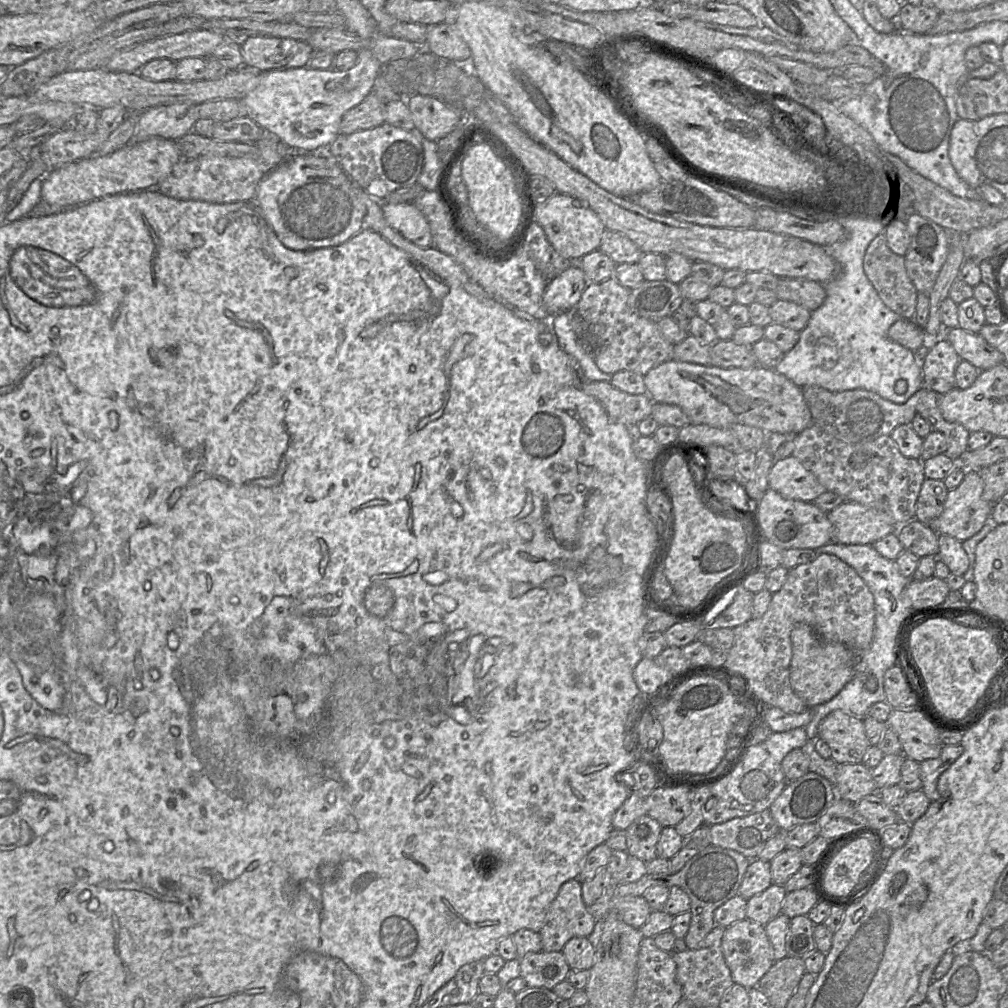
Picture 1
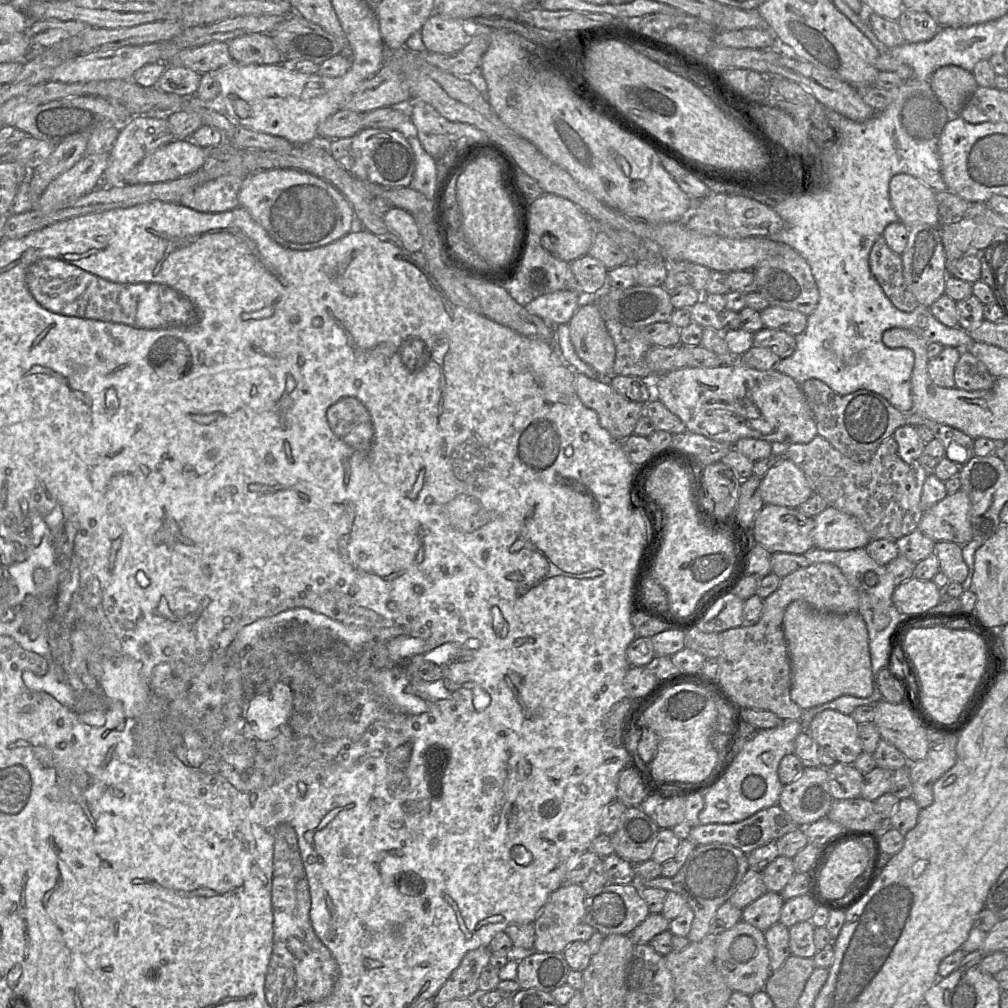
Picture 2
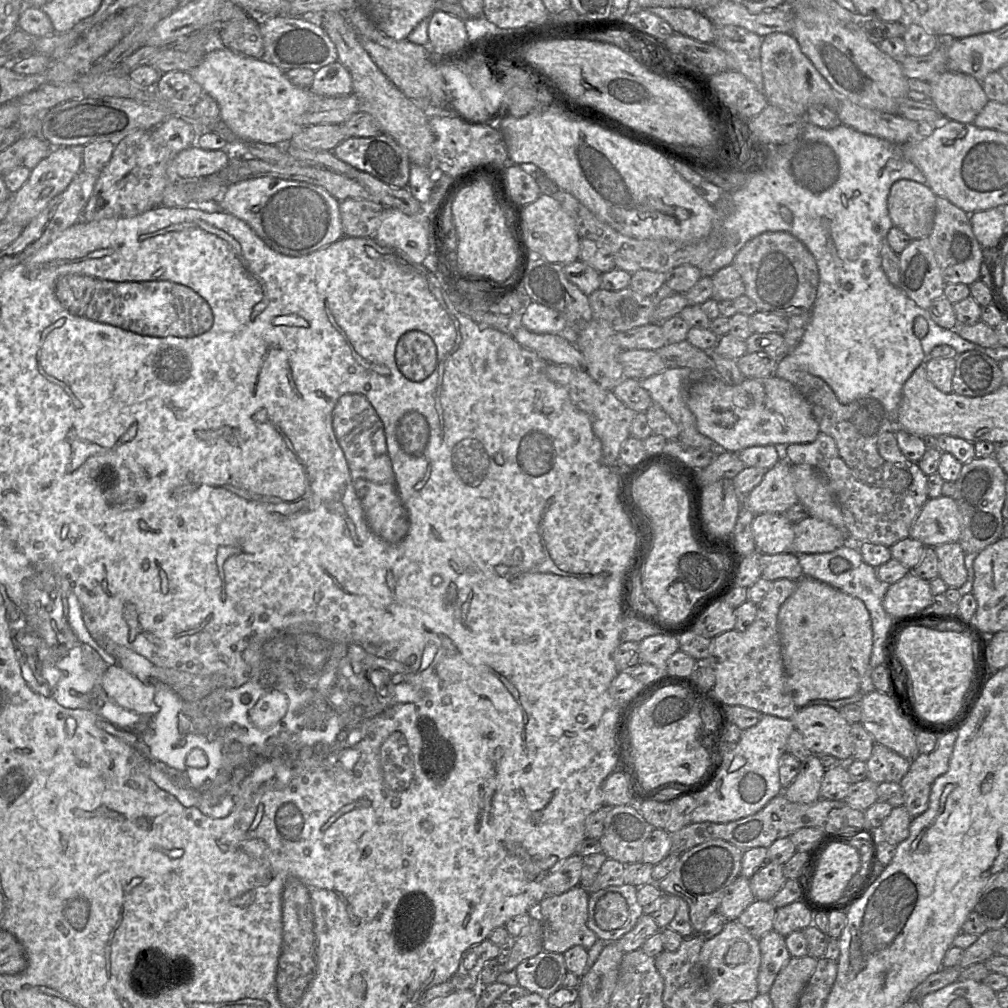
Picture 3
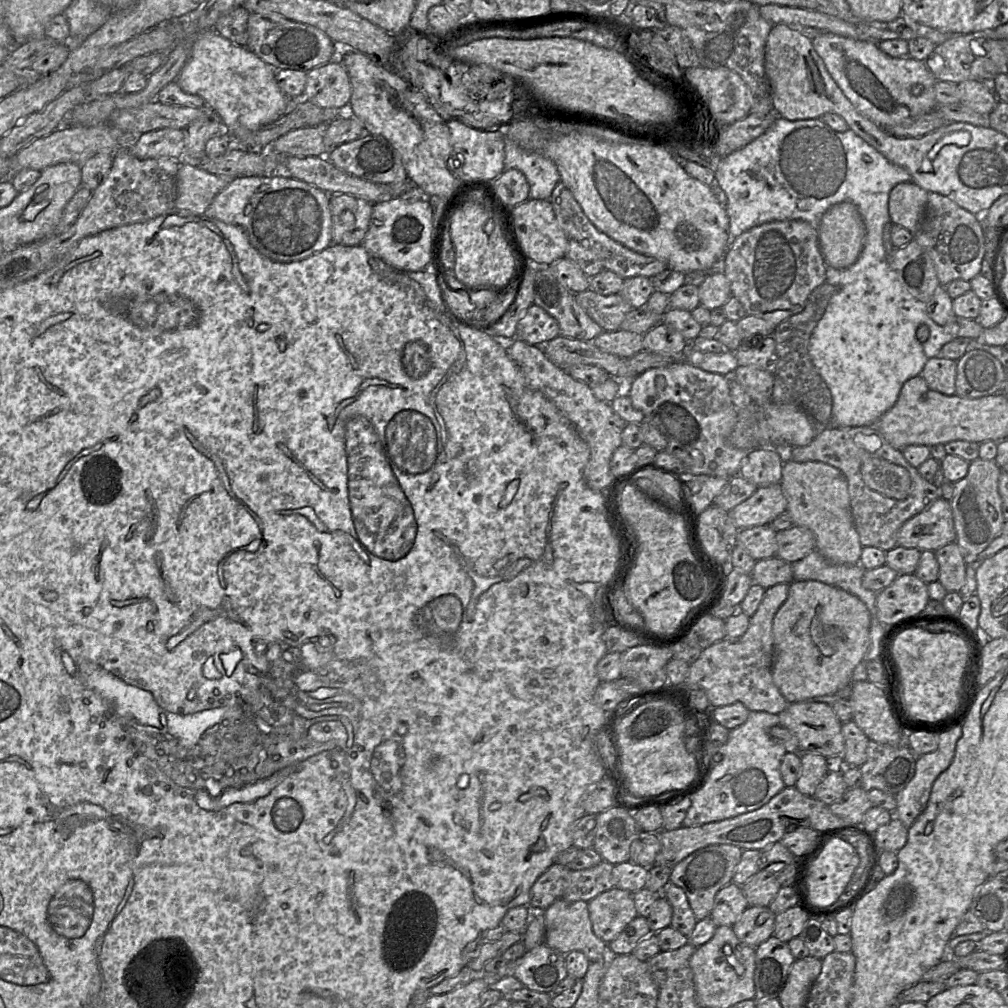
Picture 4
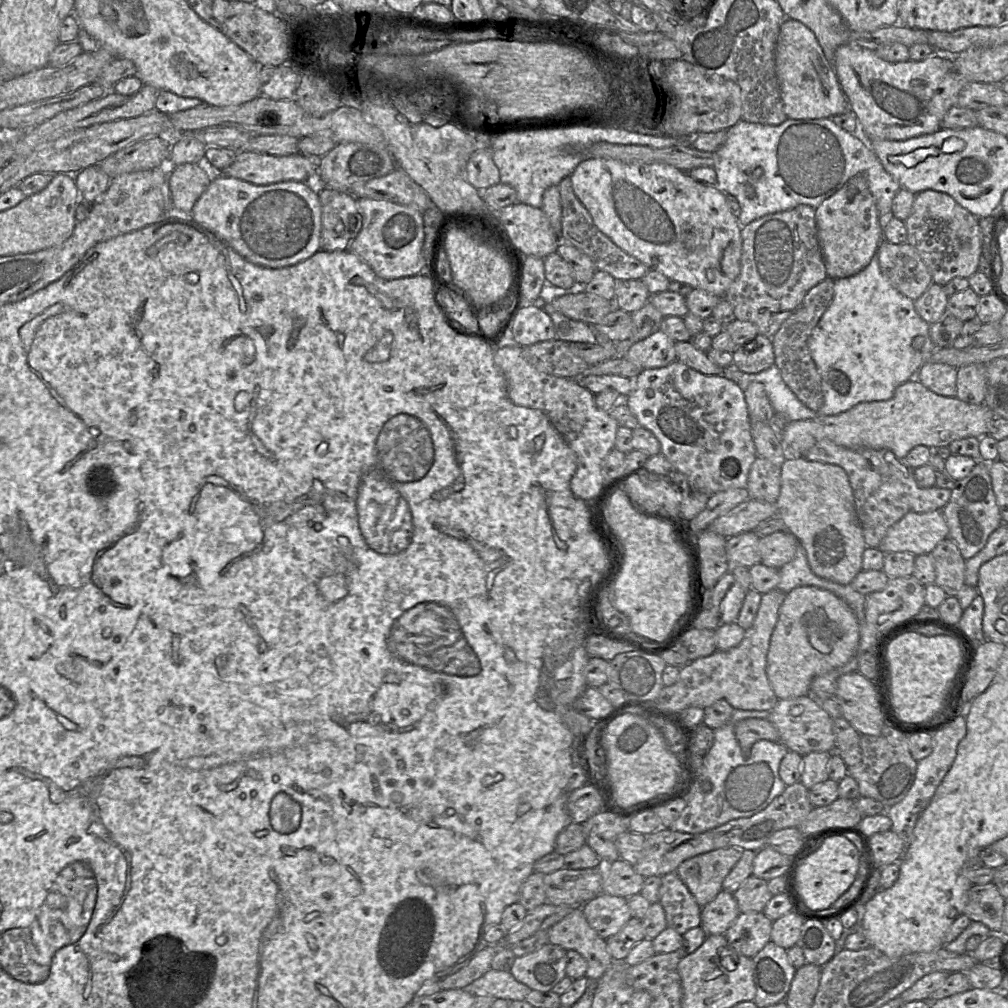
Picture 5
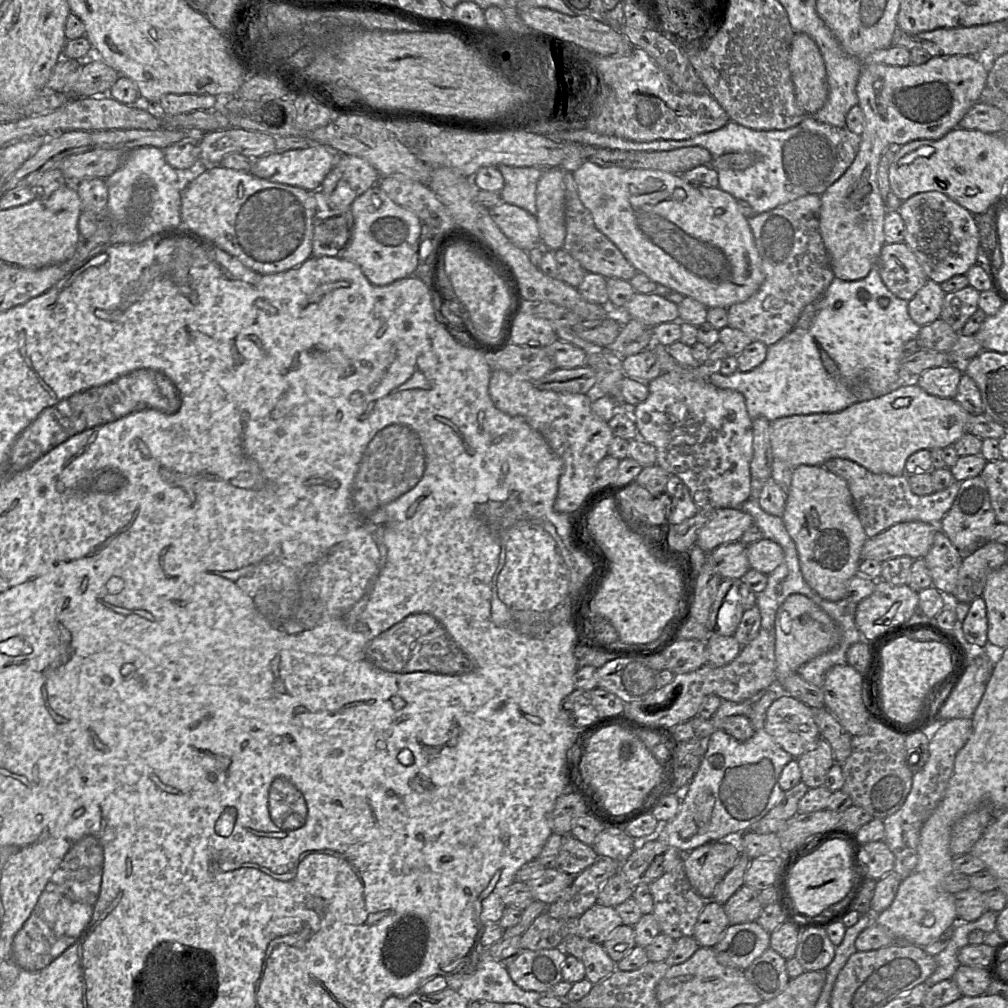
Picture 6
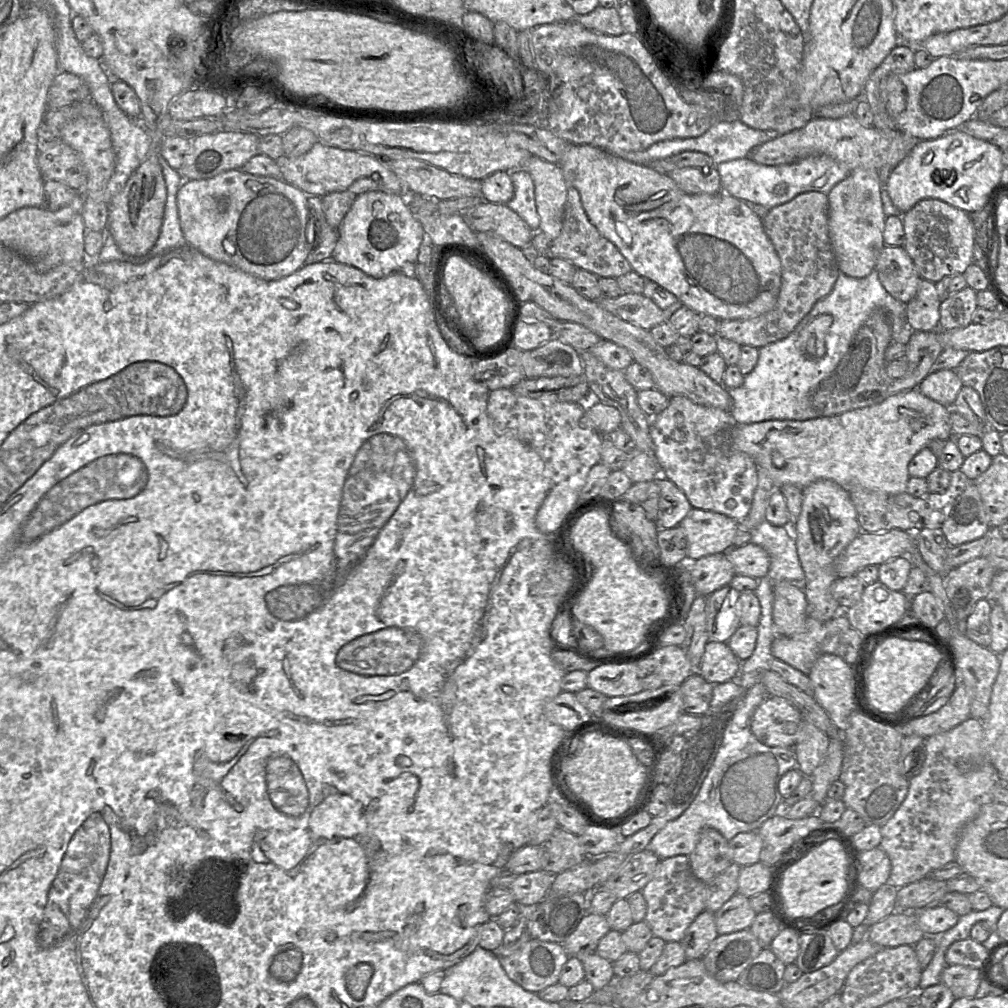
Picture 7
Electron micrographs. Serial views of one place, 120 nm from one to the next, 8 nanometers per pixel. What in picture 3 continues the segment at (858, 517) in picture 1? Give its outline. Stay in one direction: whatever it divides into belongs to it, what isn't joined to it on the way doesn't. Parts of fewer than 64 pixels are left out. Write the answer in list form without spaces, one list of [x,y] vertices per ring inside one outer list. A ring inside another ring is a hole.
[[[811,516],[795,523],[794,532],[791,552],[797,555],[832,552],[847,541],[846,531]]]

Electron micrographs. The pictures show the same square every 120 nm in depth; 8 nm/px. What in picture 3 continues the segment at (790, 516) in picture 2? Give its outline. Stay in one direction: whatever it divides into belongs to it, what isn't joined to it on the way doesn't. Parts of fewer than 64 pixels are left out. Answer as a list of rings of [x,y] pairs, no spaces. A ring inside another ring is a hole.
[[[784,513],[755,515],[752,531],[758,552],[774,555],[792,551],[795,539],[794,524]]]

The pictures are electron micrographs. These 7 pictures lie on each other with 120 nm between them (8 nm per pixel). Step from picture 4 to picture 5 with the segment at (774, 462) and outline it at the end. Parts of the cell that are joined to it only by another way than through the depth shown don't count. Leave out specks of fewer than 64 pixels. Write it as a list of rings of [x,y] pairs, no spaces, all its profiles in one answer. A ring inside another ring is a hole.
[[[758,456],[751,465],[746,488],[750,498],[776,503],[781,488],[781,468]]]

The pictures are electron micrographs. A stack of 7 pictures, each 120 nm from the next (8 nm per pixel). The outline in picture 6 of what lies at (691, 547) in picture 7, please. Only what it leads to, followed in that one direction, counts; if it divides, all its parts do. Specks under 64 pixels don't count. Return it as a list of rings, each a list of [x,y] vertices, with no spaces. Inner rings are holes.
[[[740,508],[717,509],[699,530],[696,544],[704,552],[710,553],[722,544],[739,541],[753,524],[752,516]]]

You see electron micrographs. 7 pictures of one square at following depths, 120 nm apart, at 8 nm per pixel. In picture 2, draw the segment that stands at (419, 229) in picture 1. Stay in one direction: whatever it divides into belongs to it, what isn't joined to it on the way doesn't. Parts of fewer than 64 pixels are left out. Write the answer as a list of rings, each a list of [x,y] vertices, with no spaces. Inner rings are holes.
[[[392,207],[383,216],[383,221],[390,232],[397,236],[405,250],[418,252],[423,245],[423,238],[411,213]]]

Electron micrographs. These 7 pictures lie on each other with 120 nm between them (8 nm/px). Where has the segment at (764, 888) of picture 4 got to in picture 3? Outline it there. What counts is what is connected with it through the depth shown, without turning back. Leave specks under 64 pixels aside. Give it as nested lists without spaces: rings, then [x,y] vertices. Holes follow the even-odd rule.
[[[766,862],[750,878],[750,888],[755,900],[771,901],[782,889],[787,881],[783,866],[773,862]]]

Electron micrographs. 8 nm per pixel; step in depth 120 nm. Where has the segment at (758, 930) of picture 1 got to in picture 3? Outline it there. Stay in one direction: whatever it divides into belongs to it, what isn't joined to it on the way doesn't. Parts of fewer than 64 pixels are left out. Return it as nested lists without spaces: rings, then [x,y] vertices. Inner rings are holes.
[[[738,920],[728,921],[718,935],[705,941],[700,951],[700,962],[710,993],[719,1007],[735,1002],[751,1002],[759,995],[760,939],[754,937]]]

